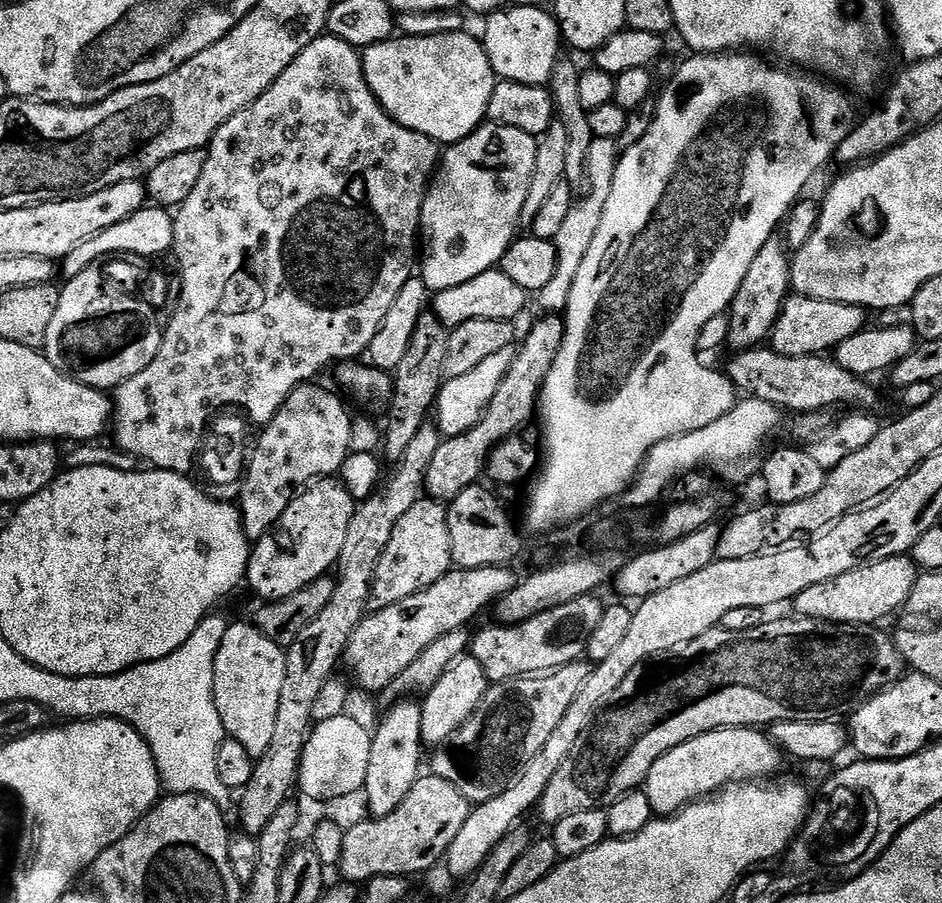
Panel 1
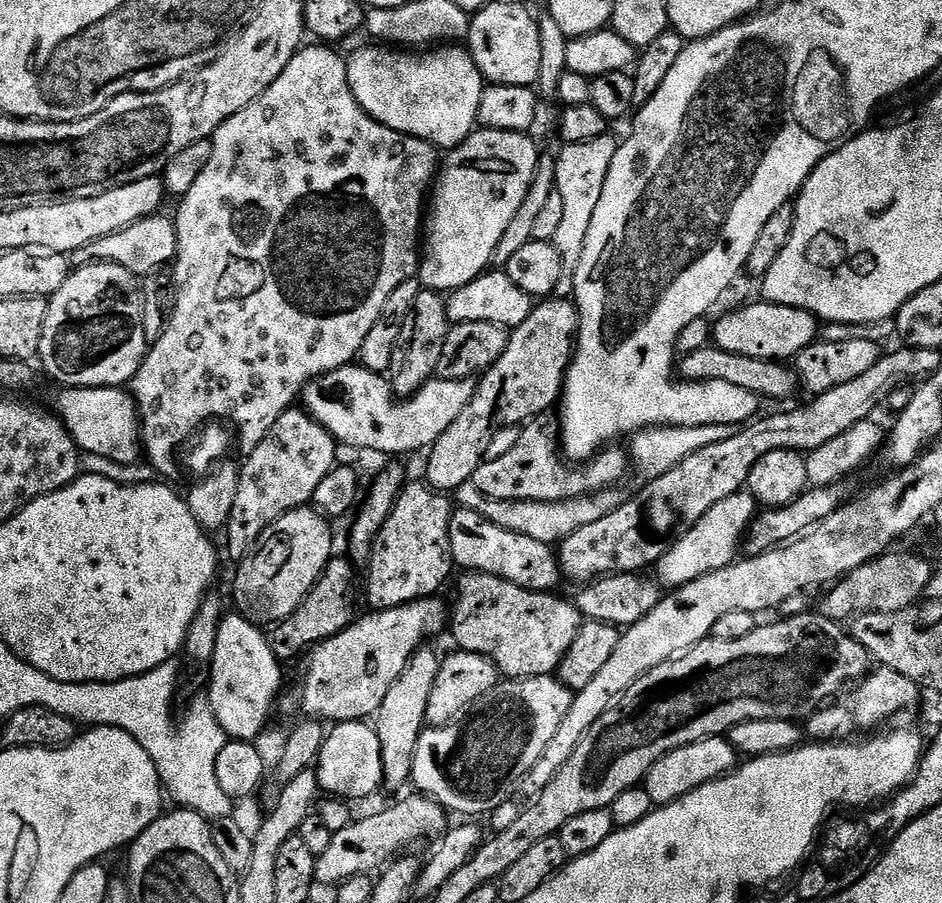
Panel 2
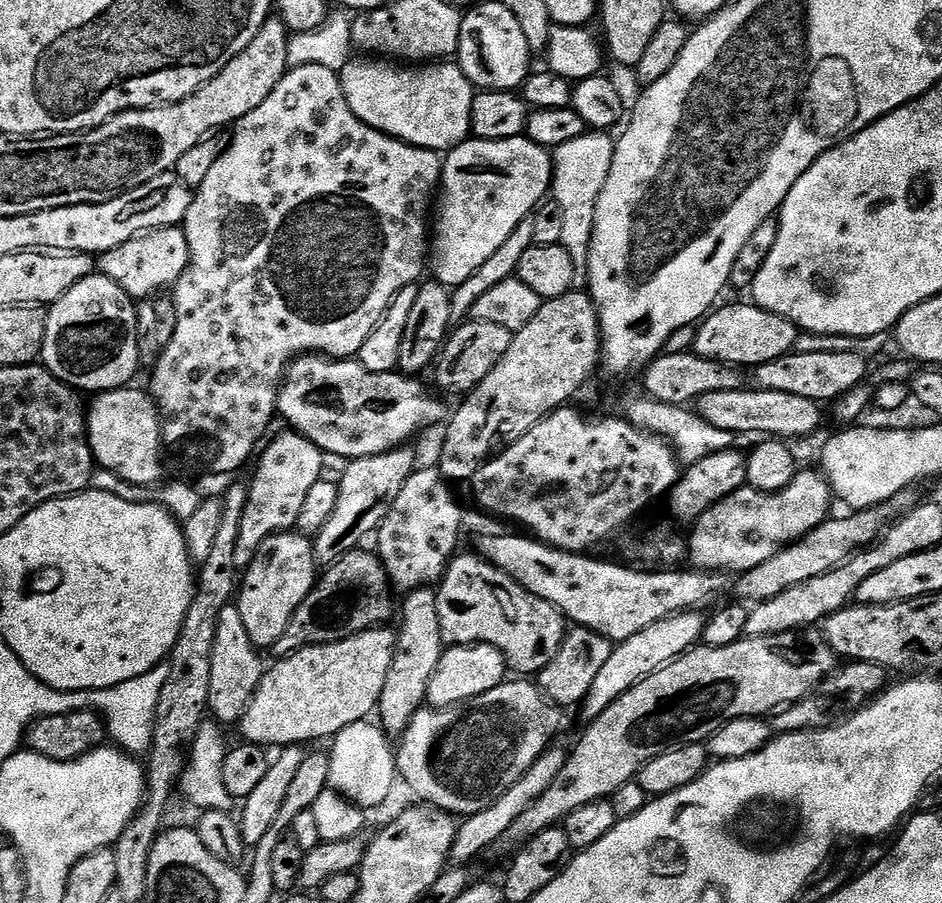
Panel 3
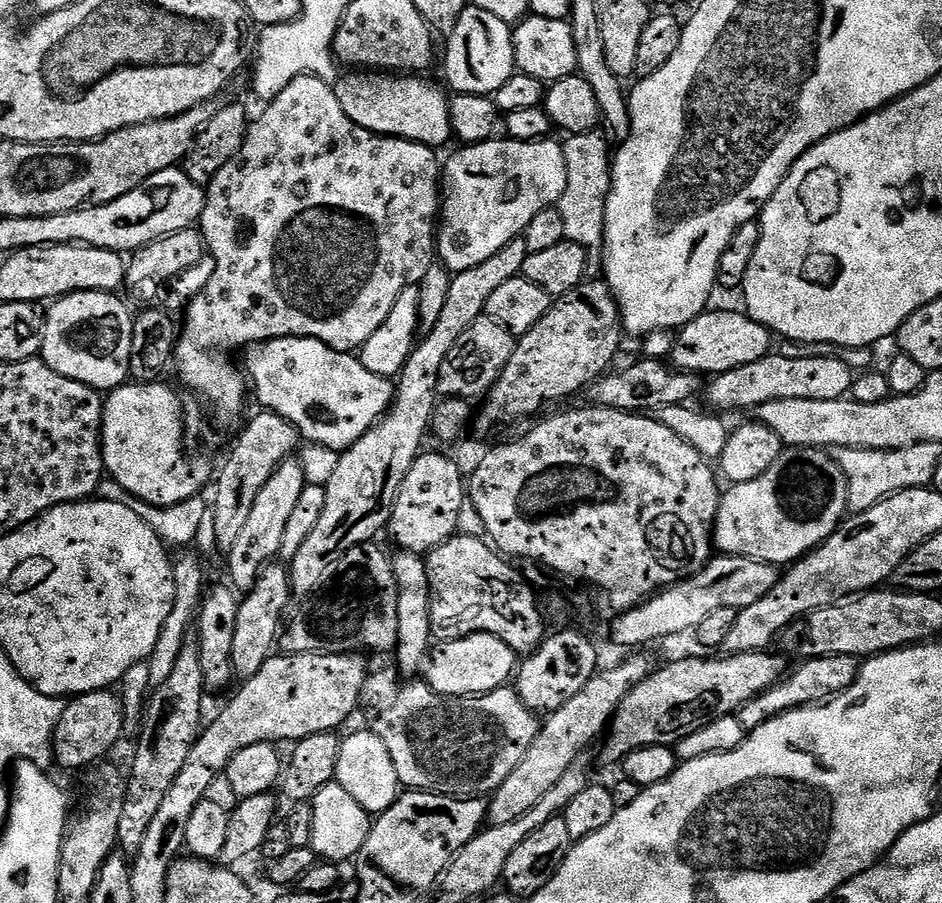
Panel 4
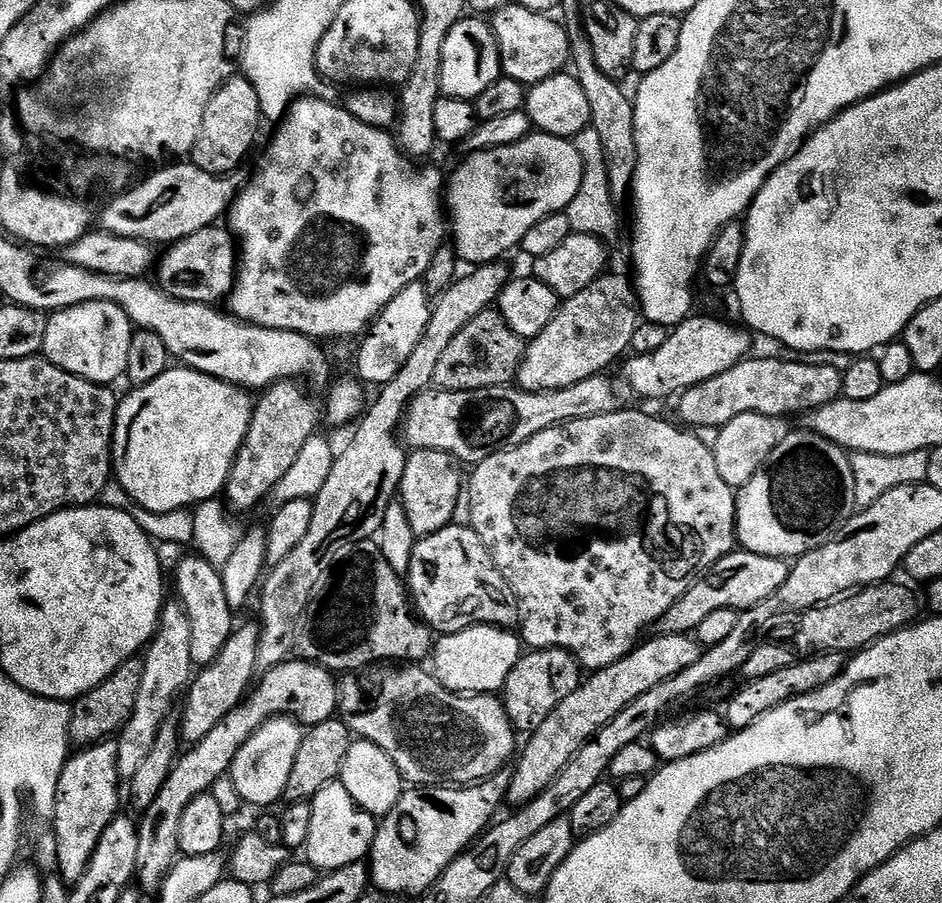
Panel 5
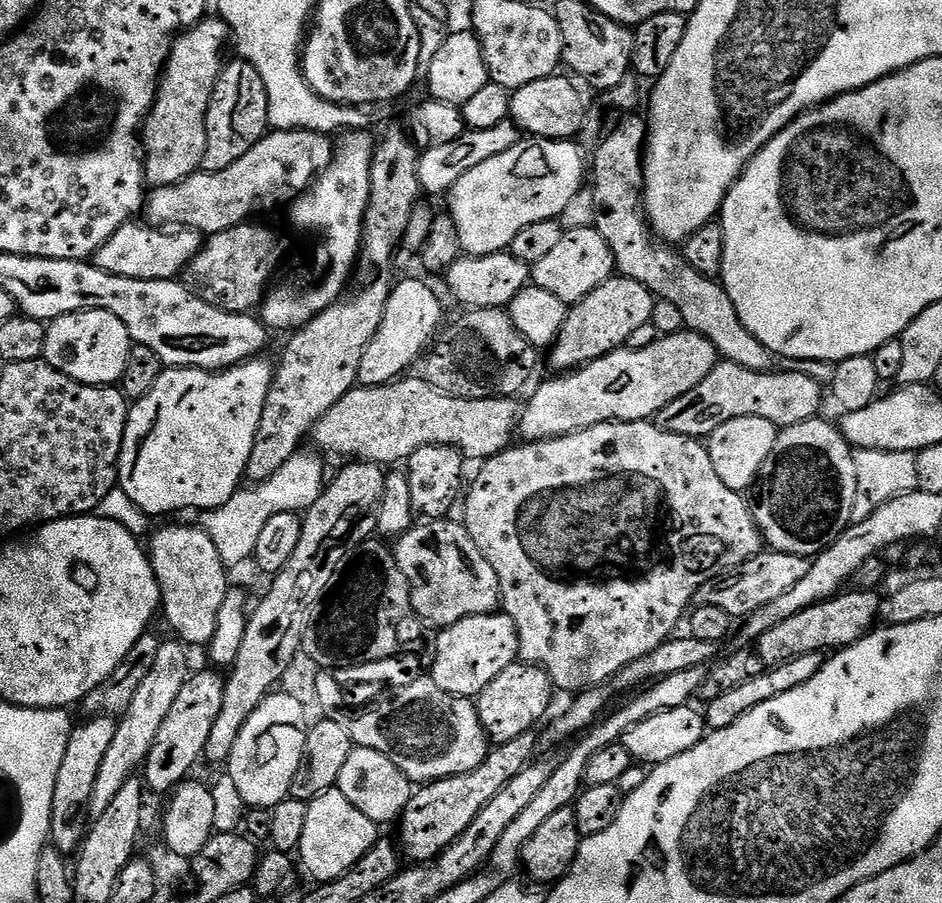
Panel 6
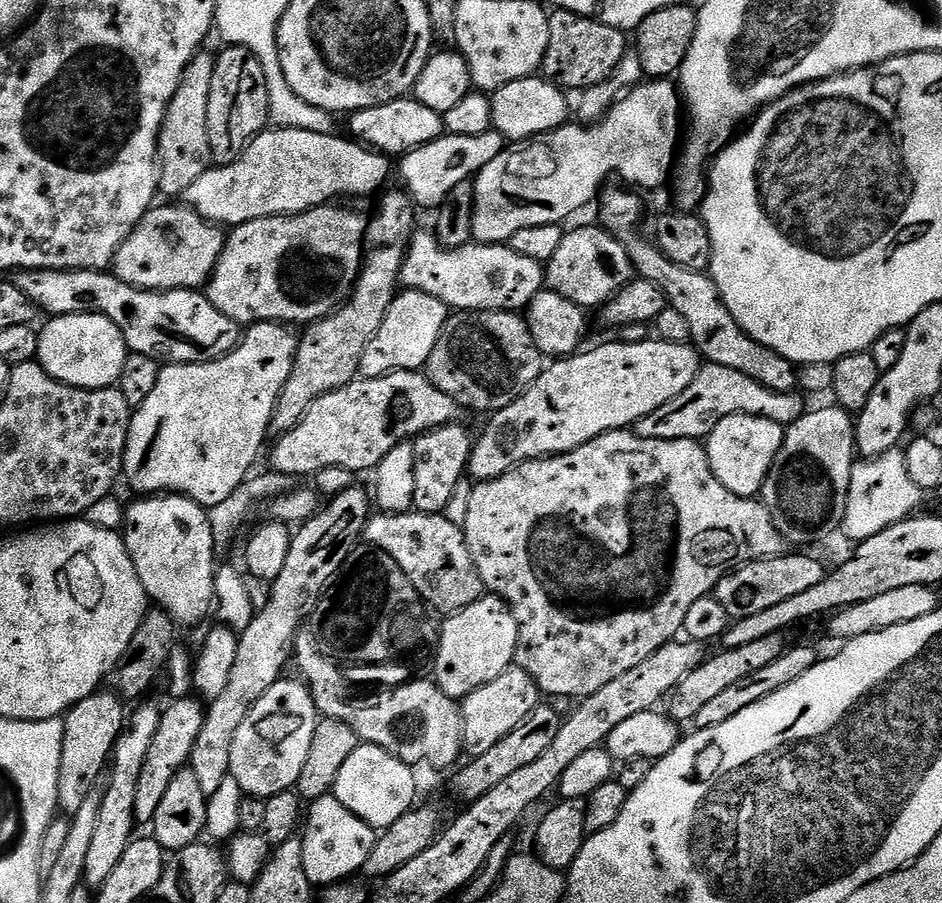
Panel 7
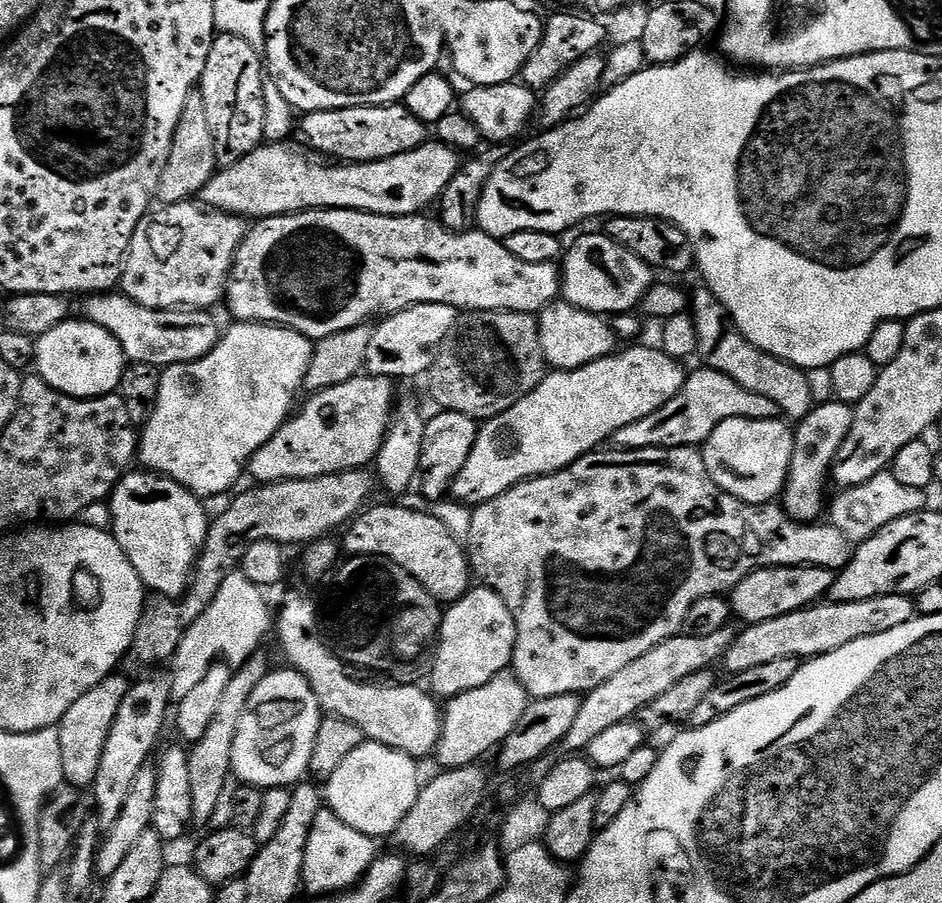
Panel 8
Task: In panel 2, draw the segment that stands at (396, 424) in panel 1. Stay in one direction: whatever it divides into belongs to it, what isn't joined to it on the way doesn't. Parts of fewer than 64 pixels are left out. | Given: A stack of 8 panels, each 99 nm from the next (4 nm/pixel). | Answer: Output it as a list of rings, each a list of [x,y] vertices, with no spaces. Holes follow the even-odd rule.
[[[421,290],[418,298],[414,298],[414,306],[410,306],[410,314],[406,314],[406,322],[402,322],[398,342],[394,342],[394,354],[390,357],[386,375],[392,385],[393,397],[407,398],[418,394],[418,390],[436,376],[449,327],[447,299],[441,293]]]

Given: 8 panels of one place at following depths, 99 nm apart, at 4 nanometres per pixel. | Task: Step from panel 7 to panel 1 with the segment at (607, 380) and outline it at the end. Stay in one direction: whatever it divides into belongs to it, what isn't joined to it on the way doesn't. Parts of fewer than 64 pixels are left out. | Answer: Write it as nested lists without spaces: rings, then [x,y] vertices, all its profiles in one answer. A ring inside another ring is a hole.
[[[789,295],[780,307],[776,321],[770,331],[770,347],[773,352],[787,356],[818,356],[835,350],[846,338],[854,338],[854,334],[863,332],[866,327],[865,309],[857,304],[826,302],[818,298]]]

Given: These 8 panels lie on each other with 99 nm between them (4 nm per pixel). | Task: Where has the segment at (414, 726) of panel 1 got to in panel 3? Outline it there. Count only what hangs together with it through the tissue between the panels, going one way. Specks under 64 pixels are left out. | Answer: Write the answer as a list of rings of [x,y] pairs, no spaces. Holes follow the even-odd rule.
[[[431,587],[415,588],[403,597],[404,605],[399,605],[400,628],[396,632],[396,649],[386,674],[386,686],[382,686],[378,705],[379,727],[389,737],[399,737],[412,721],[419,708],[425,707],[430,686],[430,674],[438,670],[438,662],[446,647],[442,638],[442,626],[438,626],[438,606],[436,594]]]

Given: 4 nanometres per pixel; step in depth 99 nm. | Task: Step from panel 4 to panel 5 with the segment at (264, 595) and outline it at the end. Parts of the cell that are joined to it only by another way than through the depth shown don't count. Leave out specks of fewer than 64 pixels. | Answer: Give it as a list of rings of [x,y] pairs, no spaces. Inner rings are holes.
[[[255,623],[244,624],[241,628],[239,625],[226,646],[222,646],[213,664],[203,665],[195,673],[194,679],[186,688],[188,697],[184,700],[184,709],[180,712],[180,720],[178,719],[178,736],[181,741],[184,739],[188,740],[189,745],[197,744],[199,740],[206,738],[206,734],[210,734],[210,730],[222,717],[239,706],[257,671],[256,651],[259,641],[260,630]]]

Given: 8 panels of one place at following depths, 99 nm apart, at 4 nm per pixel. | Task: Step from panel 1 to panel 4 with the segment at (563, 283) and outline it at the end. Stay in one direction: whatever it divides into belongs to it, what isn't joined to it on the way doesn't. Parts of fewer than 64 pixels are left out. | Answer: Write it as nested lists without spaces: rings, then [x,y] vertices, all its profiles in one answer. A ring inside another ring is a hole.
[[[595,128],[590,132],[575,133],[563,143],[567,186],[556,207],[565,223],[565,239],[577,242],[587,250],[587,279],[599,277],[603,269],[605,206],[612,186],[612,149],[607,139],[609,137],[605,131]]]

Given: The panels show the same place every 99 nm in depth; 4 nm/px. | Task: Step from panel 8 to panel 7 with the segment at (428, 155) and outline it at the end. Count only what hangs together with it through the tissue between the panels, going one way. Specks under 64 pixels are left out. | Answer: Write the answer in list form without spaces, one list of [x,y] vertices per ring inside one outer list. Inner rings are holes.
[[[277,127],[265,130],[253,138],[248,149],[235,162],[213,166],[206,174],[202,174],[202,178],[198,178],[198,182],[184,192],[183,203],[193,208],[203,220],[217,226],[235,226],[267,216],[309,212],[311,208],[322,208],[339,201],[336,200],[339,196],[375,197],[385,187],[383,184],[392,172],[393,161],[375,150],[369,150],[355,139],[347,139],[343,140],[340,134],[314,134],[314,130]],[[495,130],[477,136],[440,136],[421,148],[405,151],[399,157],[400,180],[403,191],[412,197],[413,205],[417,209],[439,209],[440,203],[458,186],[458,182],[466,182],[476,177],[483,168],[490,166],[498,154],[502,154],[506,141],[502,133]]]

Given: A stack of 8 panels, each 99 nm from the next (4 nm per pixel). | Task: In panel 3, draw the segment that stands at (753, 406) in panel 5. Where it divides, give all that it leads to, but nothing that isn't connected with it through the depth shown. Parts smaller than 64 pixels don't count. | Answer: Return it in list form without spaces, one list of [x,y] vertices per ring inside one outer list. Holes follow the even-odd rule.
[[[793,350],[787,356],[774,358],[774,362],[760,364],[754,369],[755,387],[762,392],[798,394],[817,402],[835,402],[851,388],[865,383],[868,364],[856,352],[800,352]]]

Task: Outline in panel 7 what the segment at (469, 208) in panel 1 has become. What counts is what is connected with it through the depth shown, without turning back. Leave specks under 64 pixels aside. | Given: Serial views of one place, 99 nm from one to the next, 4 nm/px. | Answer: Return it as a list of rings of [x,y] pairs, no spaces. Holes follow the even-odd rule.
[[[671,79],[641,82],[622,95],[599,123],[581,126],[569,122],[553,132],[509,143],[504,152],[474,178],[476,205],[472,235],[481,244],[504,244],[526,226],[560,224],[599,197],[607,176],[621,176],[625,185],[636,190],[656,188],[667,178],[672,168],[672,155],[675,152],[677,155],[681,140],[682,97],[677,85]]]

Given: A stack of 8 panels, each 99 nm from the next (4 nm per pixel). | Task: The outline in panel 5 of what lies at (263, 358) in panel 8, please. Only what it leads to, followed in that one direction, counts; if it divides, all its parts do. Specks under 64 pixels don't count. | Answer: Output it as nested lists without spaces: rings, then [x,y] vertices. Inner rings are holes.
[[[183,366],[169,367],[154,382],[133,387],[131,391],[125,400],[123,397],[119,401],[112,435],[114,480],[124,487],[129,501],[147,512],[173,512],[217,499],[224,491],[230,466],[234,466],[234,458],[246,438],[253,397],[234,384]]]

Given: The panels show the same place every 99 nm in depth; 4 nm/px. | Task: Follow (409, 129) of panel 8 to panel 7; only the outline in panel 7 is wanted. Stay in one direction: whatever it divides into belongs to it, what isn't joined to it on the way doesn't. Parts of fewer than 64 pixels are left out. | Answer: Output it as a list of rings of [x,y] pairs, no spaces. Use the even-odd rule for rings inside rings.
[[[401,98],[379,104],[373,108],[364,108],[347,117],[348,128],[357,141],[363,142],[369,149],[389,158],[399,158],[406,150],[421,148],[445,135],[444,117],[441,113],[422,106],[415,98]]]

